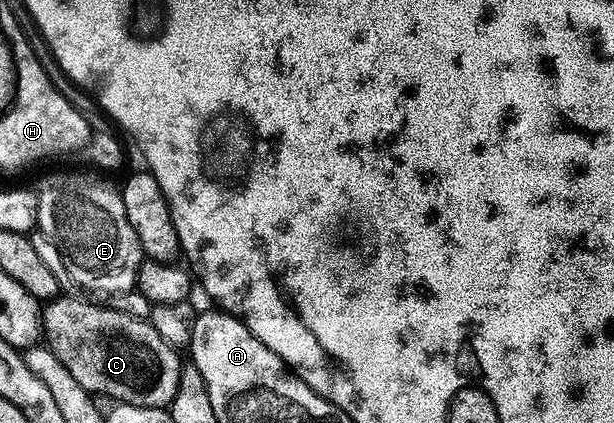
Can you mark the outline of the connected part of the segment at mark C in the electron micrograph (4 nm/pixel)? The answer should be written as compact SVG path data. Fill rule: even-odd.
M65 297L52 299L41 312L44 341L59 364L94 396L106 394L126 406L168 407L179 388L180 353L146 319L127 316L108 305L96 306L85 298Z

